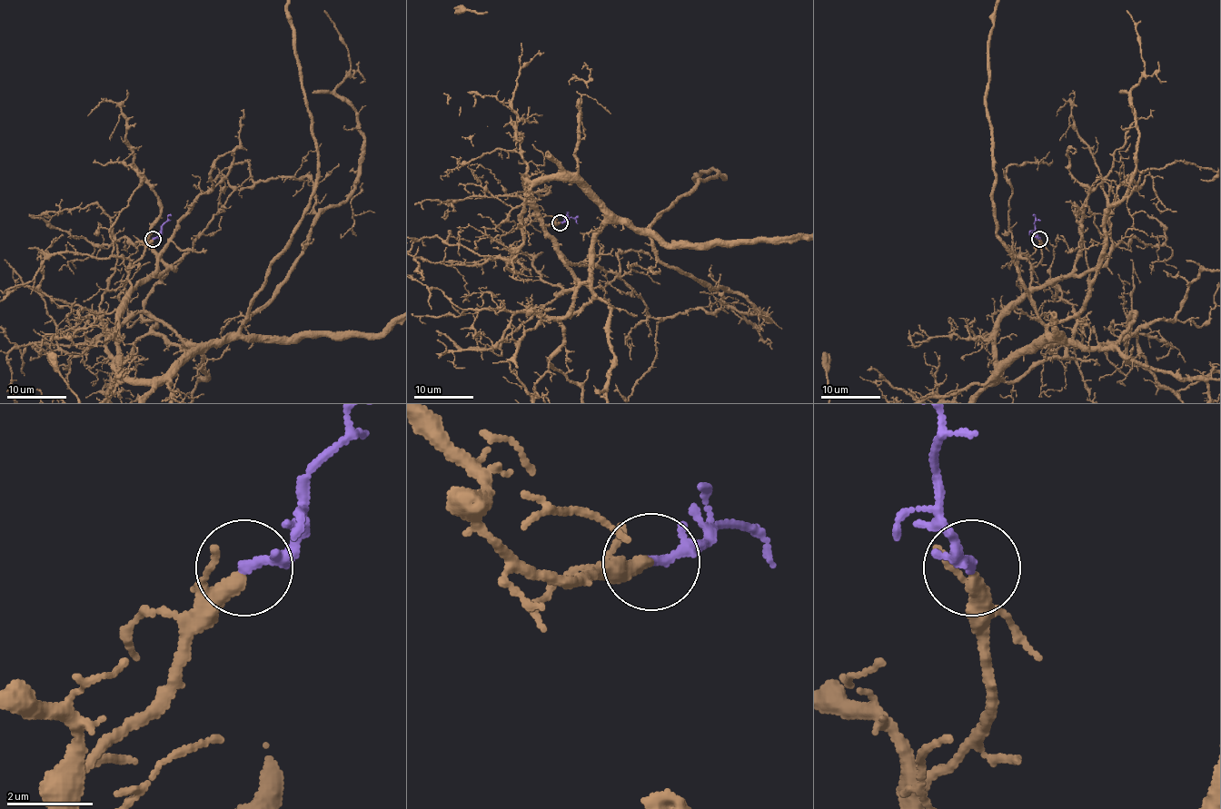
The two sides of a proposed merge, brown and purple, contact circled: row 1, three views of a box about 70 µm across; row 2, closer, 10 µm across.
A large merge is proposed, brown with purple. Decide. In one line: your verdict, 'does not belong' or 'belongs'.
belongs

